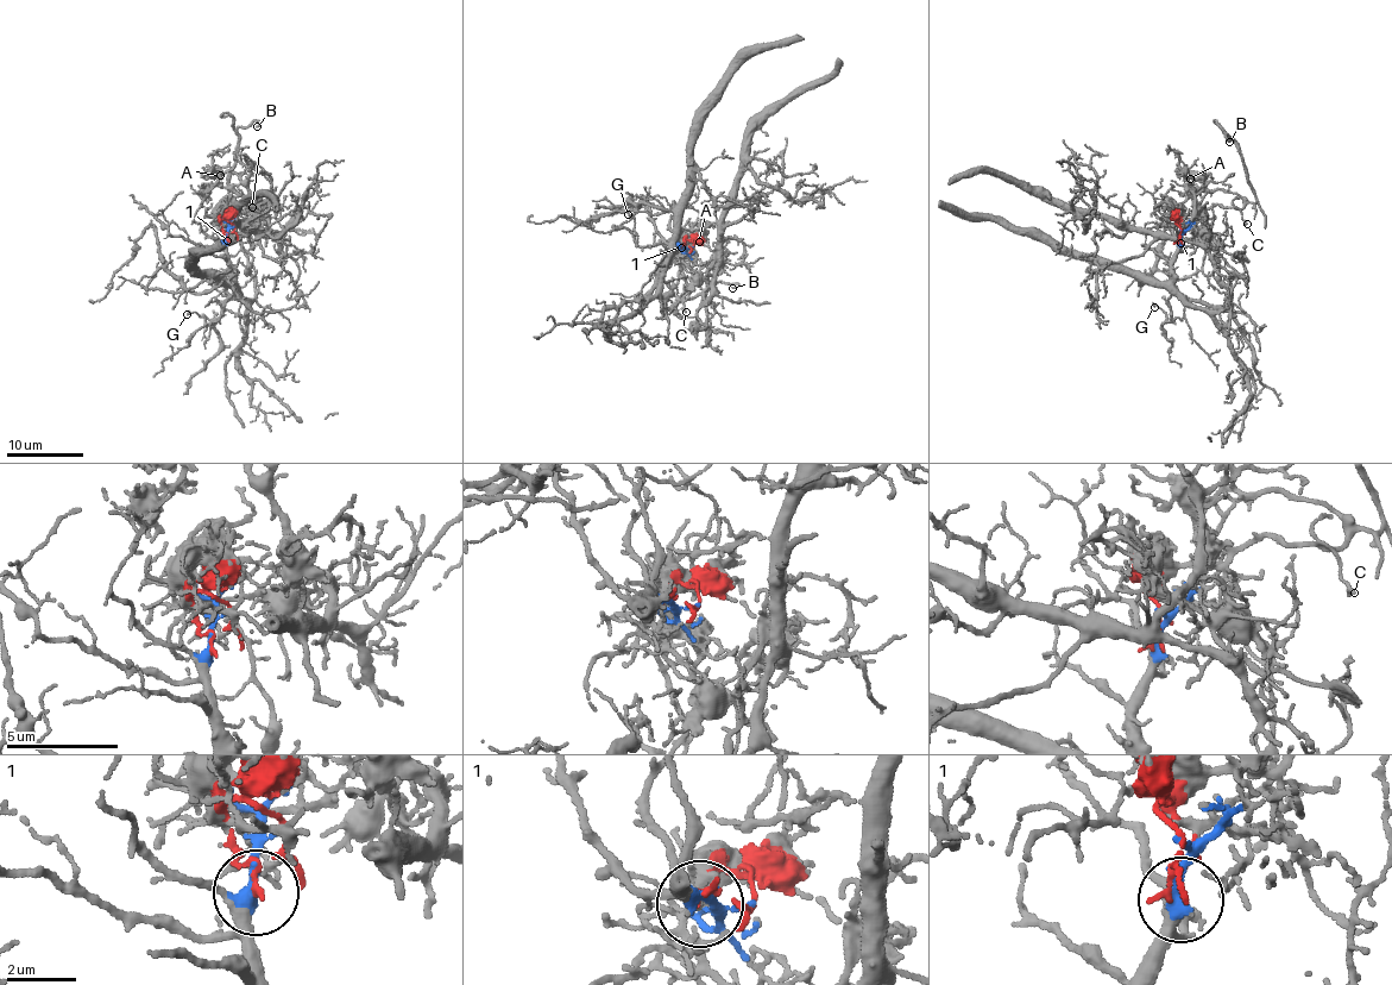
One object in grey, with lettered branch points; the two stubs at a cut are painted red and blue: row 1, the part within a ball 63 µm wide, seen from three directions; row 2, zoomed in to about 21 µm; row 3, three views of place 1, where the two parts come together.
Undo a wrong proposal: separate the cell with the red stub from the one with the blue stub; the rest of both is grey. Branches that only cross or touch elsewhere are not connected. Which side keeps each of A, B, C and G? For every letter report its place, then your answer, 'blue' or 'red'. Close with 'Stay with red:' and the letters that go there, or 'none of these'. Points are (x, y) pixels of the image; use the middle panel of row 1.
A: place (699, 242); red
B: place (732, 288); red
C: place (686, 312); red
G: place (628, 214); blue
Stay with red: A, B, C

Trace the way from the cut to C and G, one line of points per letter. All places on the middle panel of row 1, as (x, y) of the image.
C: (693, 249), (693, 240), (686, 239), (679, 267), (688, 288), (682, 302), (686, 313)
G: (693, 248), (678, 246), (676, 243), (666, 248), (660, 244), (640, 246), (634, 232), (635, 220), (629, 214)

